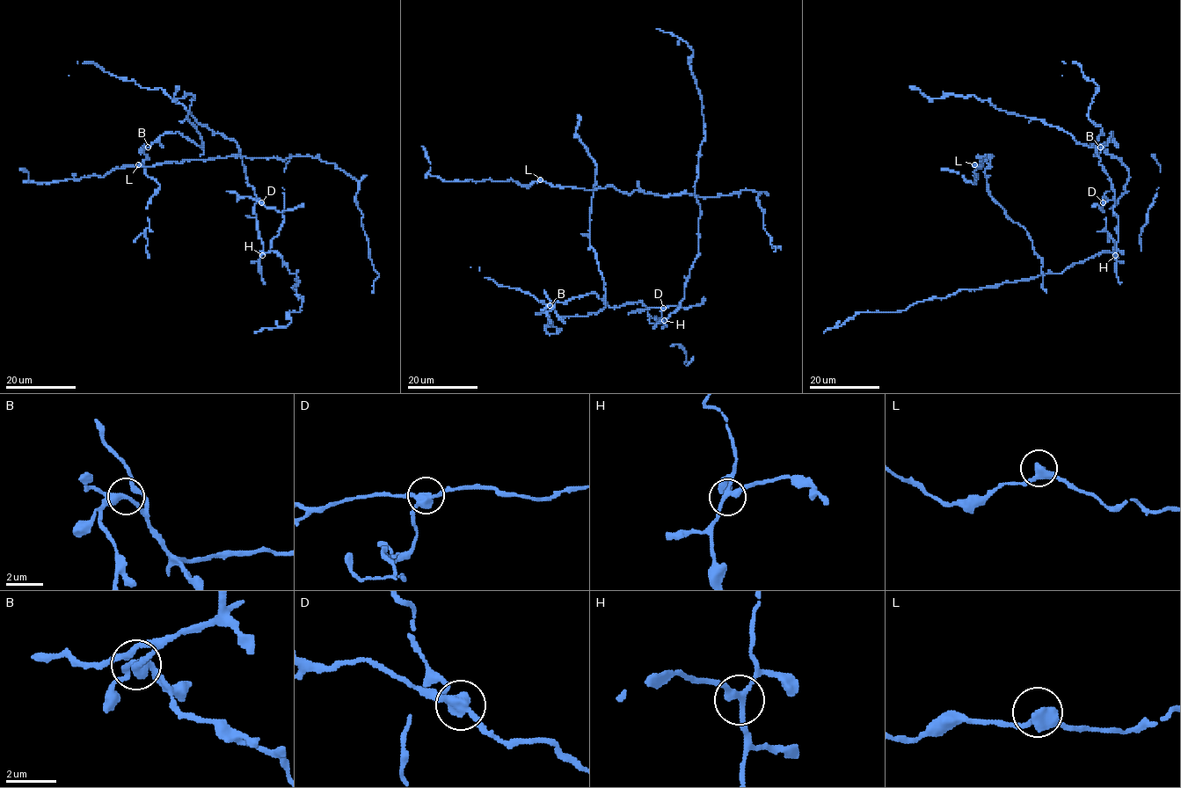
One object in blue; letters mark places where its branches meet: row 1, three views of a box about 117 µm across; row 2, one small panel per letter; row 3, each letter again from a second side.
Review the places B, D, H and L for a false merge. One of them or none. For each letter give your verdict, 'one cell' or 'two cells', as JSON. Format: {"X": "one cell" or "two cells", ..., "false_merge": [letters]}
{"B": "one cell", "D": "two cells", "H": "one cell", "L": "one cell", "false_merge": ["D"]}

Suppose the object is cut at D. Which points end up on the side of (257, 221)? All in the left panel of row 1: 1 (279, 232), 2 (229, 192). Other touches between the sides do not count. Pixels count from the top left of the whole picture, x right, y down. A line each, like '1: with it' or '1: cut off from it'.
1: with it
2: cut off from it

